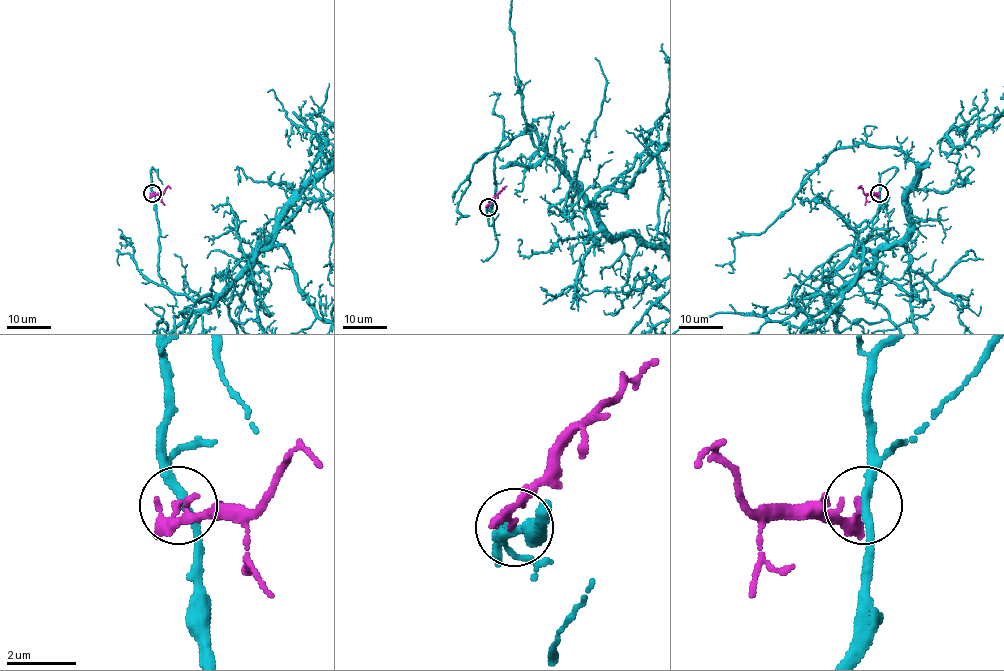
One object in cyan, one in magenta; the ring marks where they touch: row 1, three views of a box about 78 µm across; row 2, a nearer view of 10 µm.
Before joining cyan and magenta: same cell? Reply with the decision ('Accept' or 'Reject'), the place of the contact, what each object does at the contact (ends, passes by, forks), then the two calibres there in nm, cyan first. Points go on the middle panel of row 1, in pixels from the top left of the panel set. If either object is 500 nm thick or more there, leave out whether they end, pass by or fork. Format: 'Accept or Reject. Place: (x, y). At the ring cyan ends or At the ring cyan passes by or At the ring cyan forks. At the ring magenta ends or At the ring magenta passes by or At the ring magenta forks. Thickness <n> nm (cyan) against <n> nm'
Reject. Place: (488, 207). At the ring cyan passes by. At the ring magenta passes by. Thickness 240 nm (cyan) against 220 nm

